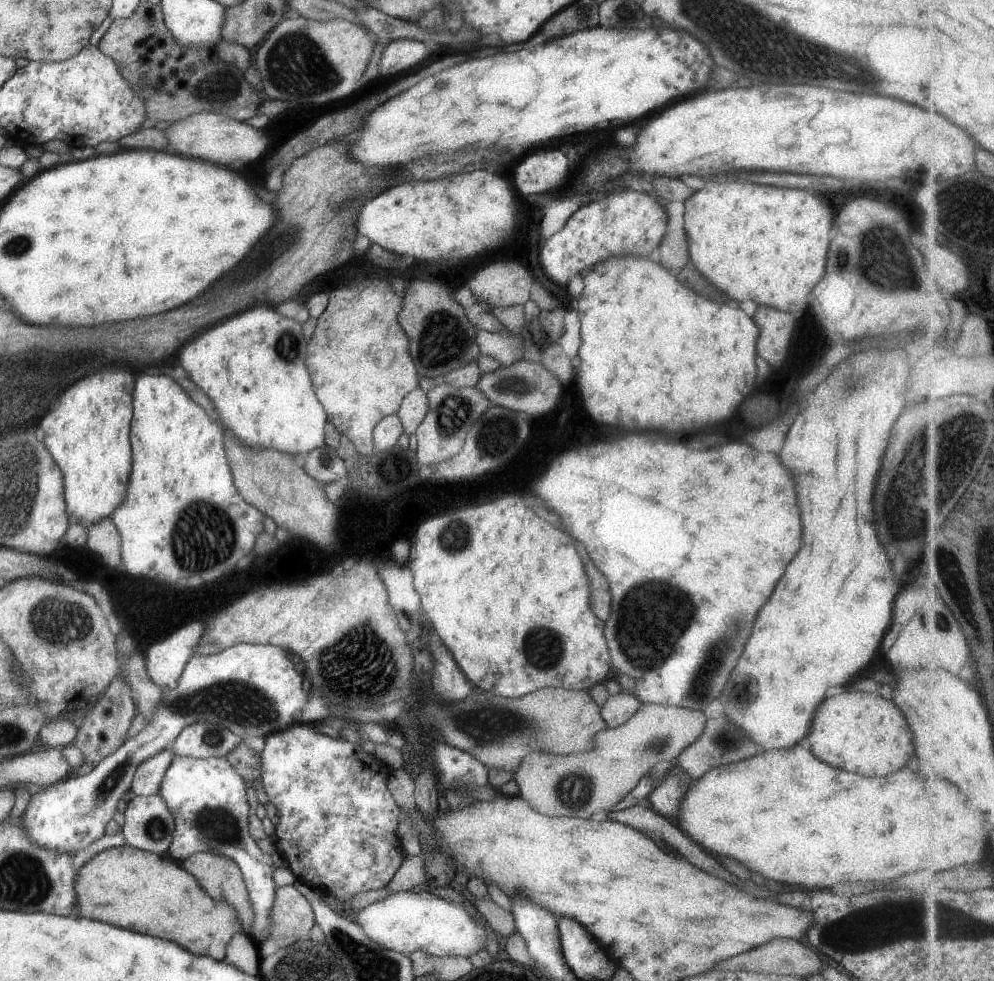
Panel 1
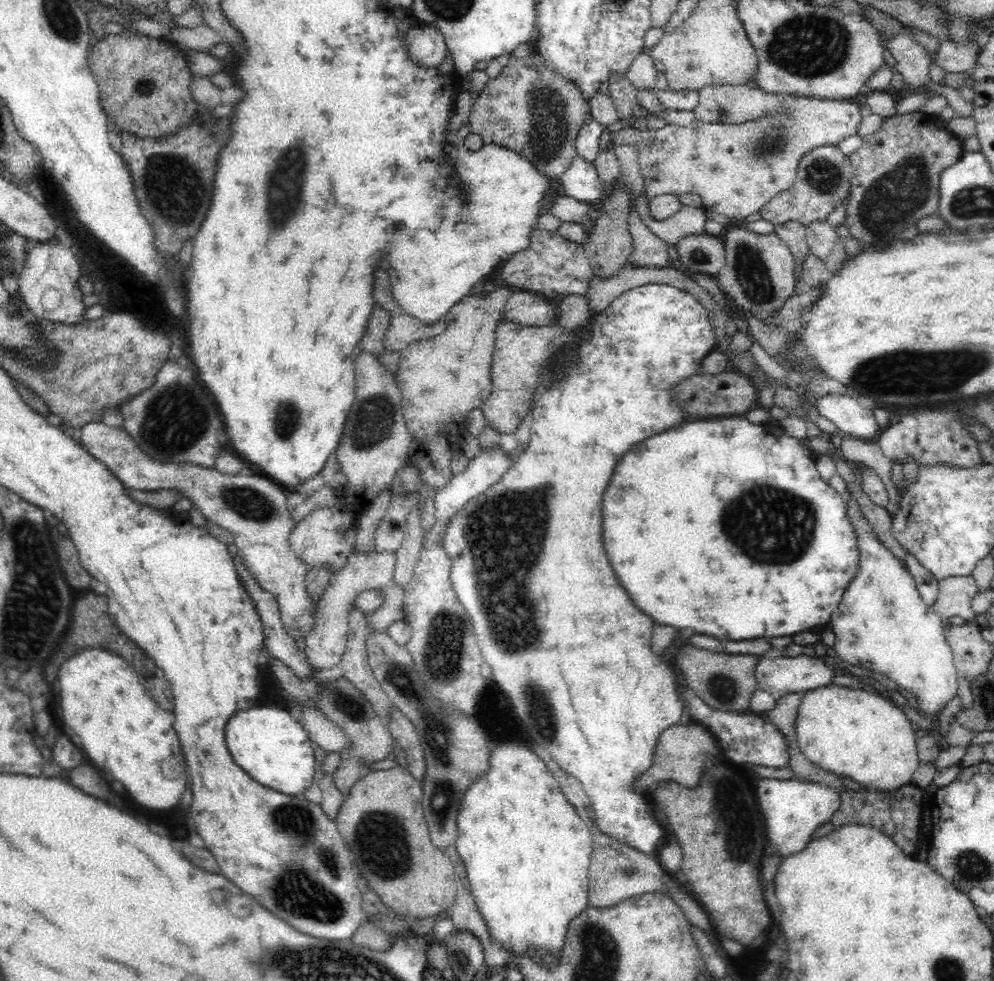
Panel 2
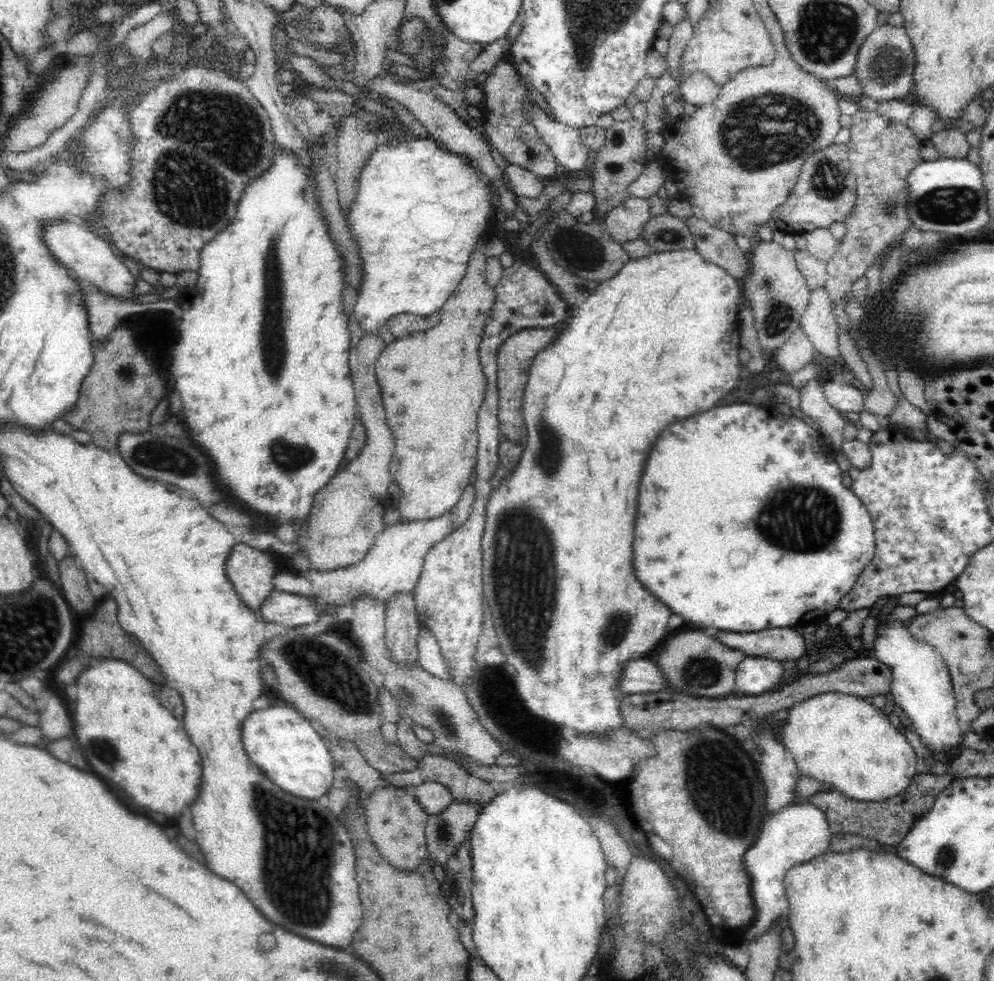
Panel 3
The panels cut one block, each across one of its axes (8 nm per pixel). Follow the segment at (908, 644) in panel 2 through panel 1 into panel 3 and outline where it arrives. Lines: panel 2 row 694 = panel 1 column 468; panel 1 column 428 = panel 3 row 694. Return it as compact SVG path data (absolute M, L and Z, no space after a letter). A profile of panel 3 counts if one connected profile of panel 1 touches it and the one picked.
M892 612L879 617L875 630L874 656L890 669L890 676L892 677L890 693L894 696L897 705L902 707L902 710L908 714L908 718L912 720L911 726L922 736L926 748L929 751L938 750L943 752L960 743L964 732L958 725L958 717L956 717L956 700L951 676L942 655L931 644L914 638L907 629L907 624L908 621L906 620L894 618Z

